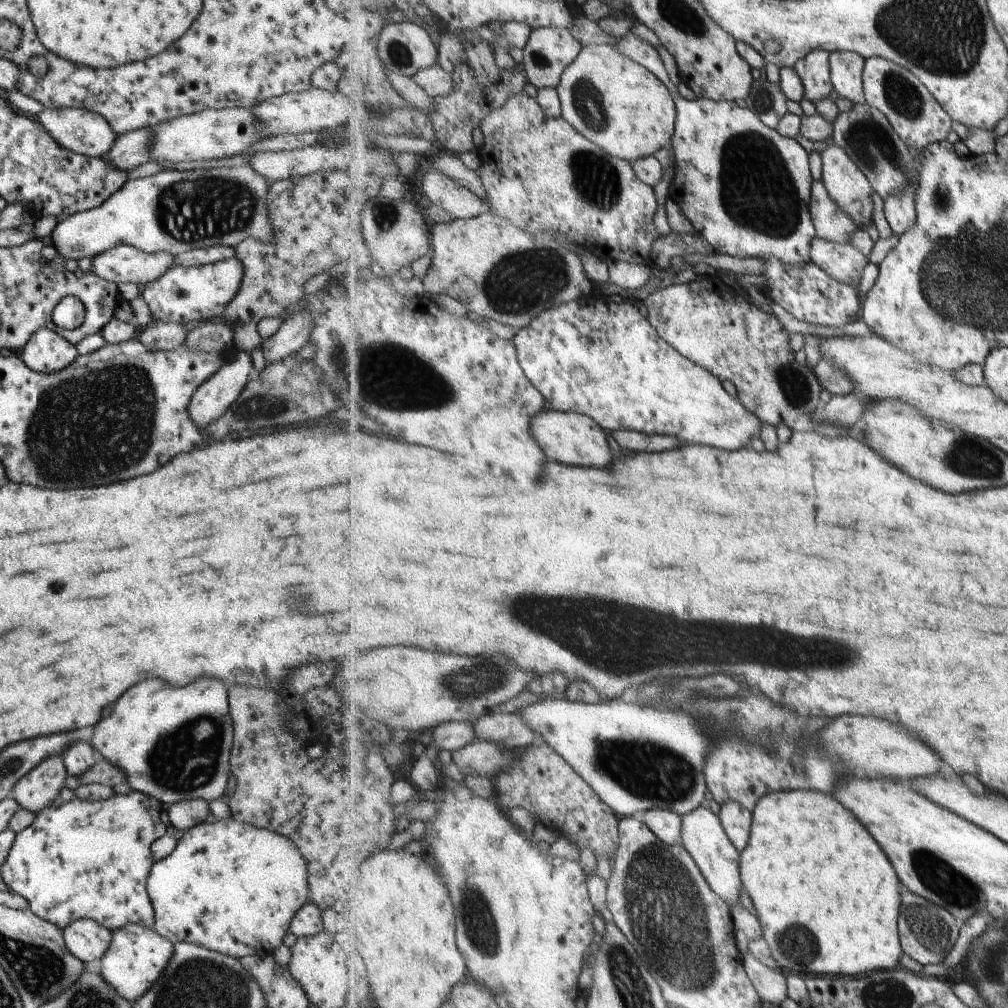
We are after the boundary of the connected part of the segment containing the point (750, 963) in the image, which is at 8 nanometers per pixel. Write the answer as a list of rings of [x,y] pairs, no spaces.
[[[748,950],[744,965],[747,967],[747,972],[751,976],[751,980],[758,985],[765,999],[777,1002],[780,997],[786,995],[786,983],[788,974],[781,970],[776,971],[765,966],[755,958],[750,950]]]

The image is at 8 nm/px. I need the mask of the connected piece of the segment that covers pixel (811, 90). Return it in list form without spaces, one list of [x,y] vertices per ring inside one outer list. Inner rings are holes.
[[[816,50],[806,55],[794,66],[803,81],[805,99],[811,103],[825,100],[831,96],[834,84],[831,80],[829,51]]]

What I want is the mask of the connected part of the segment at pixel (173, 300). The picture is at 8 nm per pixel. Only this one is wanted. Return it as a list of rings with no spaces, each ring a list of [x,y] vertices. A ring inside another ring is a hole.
[[[237,257],[197,265],[169,267],[163,275],[140,287],[139,295],[150,310],[152,320],[159,323],[197,323],[201,320],[221,318],[227,303],[238,291],[243,276],[243,267]]]

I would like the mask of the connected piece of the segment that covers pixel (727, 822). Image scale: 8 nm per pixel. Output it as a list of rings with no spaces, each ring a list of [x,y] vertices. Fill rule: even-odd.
[[[727,801],[721,805],[718,815],[731,842],[741,852],[744,851],[750,840],[754,820],[752,812],[739,801]]]

